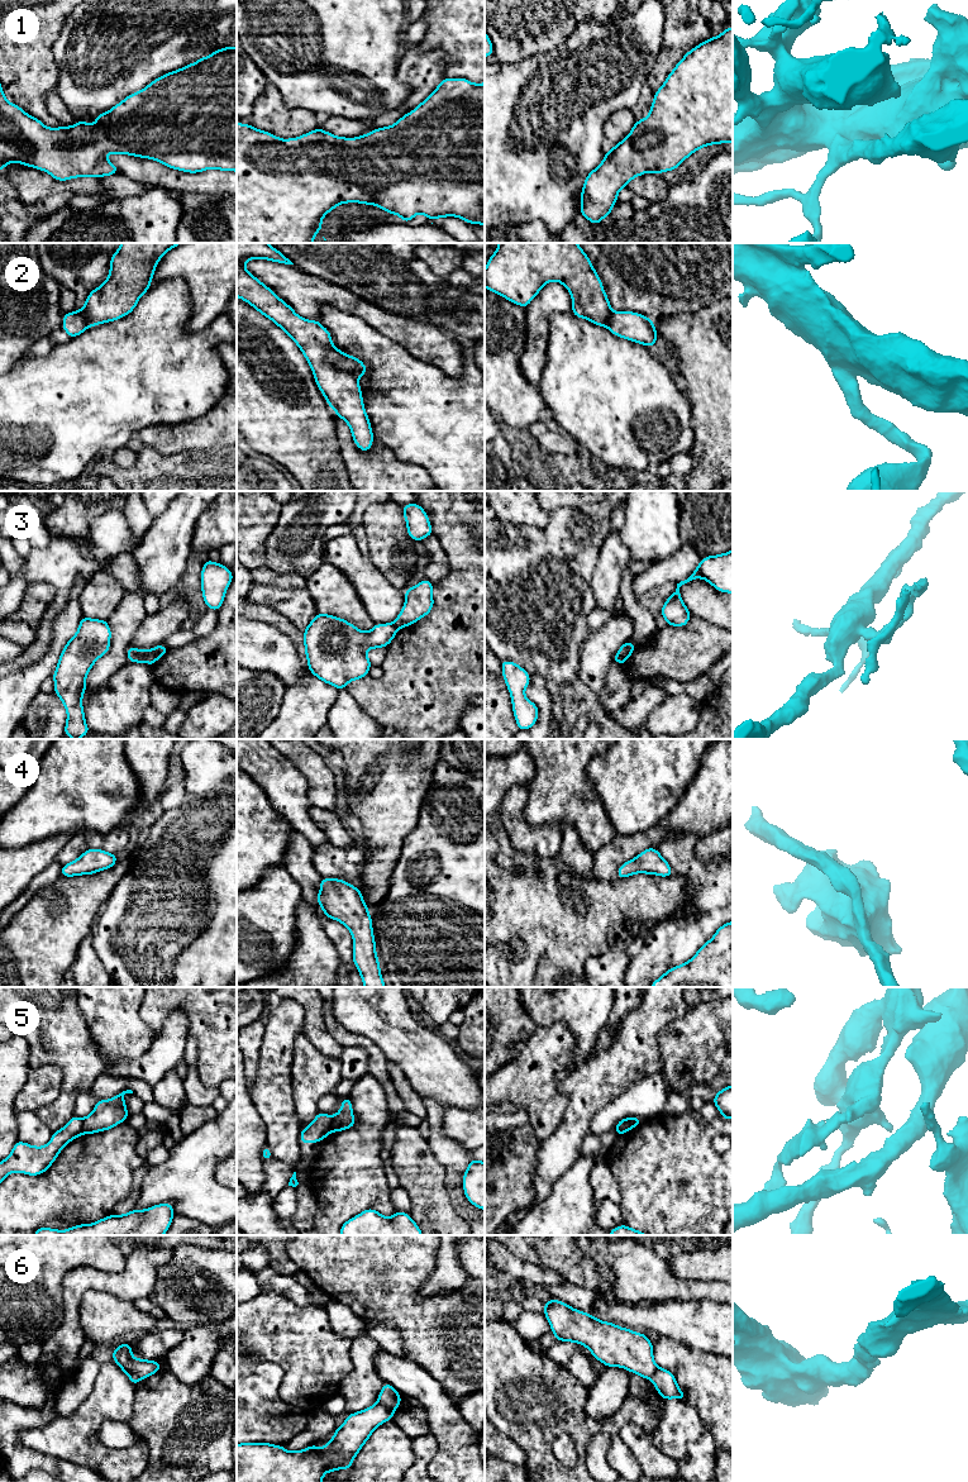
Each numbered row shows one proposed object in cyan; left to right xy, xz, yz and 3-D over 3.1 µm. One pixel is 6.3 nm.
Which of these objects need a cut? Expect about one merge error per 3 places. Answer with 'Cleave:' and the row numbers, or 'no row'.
Cleave: 3, 5, 6

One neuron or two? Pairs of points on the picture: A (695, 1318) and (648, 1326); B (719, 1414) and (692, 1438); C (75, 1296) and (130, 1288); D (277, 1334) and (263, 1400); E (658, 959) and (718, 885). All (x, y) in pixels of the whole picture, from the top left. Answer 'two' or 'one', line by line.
A: one
B: two
C: one
D: two
E: one

